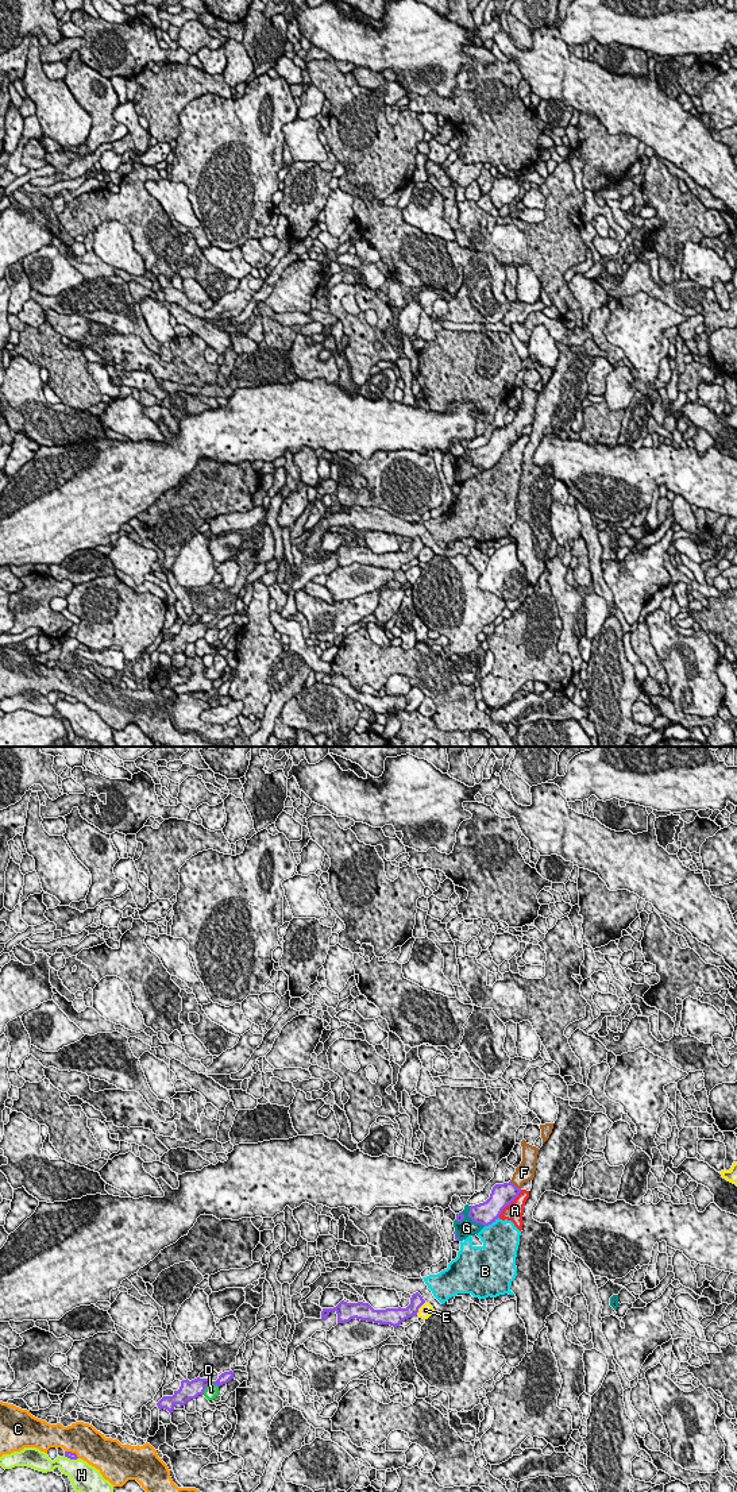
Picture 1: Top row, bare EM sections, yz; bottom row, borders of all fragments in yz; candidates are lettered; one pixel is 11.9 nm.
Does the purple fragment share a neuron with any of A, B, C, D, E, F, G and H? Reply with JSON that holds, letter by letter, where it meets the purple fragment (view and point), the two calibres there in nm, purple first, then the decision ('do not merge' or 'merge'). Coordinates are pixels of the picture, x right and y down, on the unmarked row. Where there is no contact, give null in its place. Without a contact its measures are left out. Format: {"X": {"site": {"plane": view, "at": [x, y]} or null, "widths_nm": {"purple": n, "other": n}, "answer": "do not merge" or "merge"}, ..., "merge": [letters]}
{"A": {"site": {"plane": "yz", "at": [509, 447]}, "widths_nm": {"purple": 280, "other": 200}, "answer": "do not merge"}, "B": {"site": {"plane": "yz", "at": [492, 466]}, "widths_nm": {"purple": 280, "other": 440}, "answer": "do not merge"}, "C": {"site": {"plane": "yz", "at": [70, 696]}, "widths_nm": {"purple": 90, "other": 380}, "answer": "do not merge"}, "D": {"site": {"plane": "yz", "at": [208, 628]}, "widths_nm": {"purple": 220, "other": 160}, "answer": "do not merge"}, "E": {"site": {"plane": "yz", "at": [419, 551]}, "widths_nm": {"purple": 160, "other": 160}, "answer": "do not merge"}, "F": {"site": {"plane": "yz", "at": [514, 430]}, "widths_nm": {"purple": 280, "other": 220}, "answer": "merge"}, "G": {"site": {"plane": "yz", "at": [471, 462]}, "widths_nm": {"purple": 280, "other": 200}, "answer": "do not merge"}, "H": {"site": {"plane": "yz", "at": [70, 702]}, "widths_nm": {"purple": 90, "other": 300}, "answer": "do not merge"}, "merge": ["F"]}

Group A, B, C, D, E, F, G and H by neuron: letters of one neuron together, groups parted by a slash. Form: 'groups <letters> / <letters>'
groups A B / C / D / E / F / G / H

